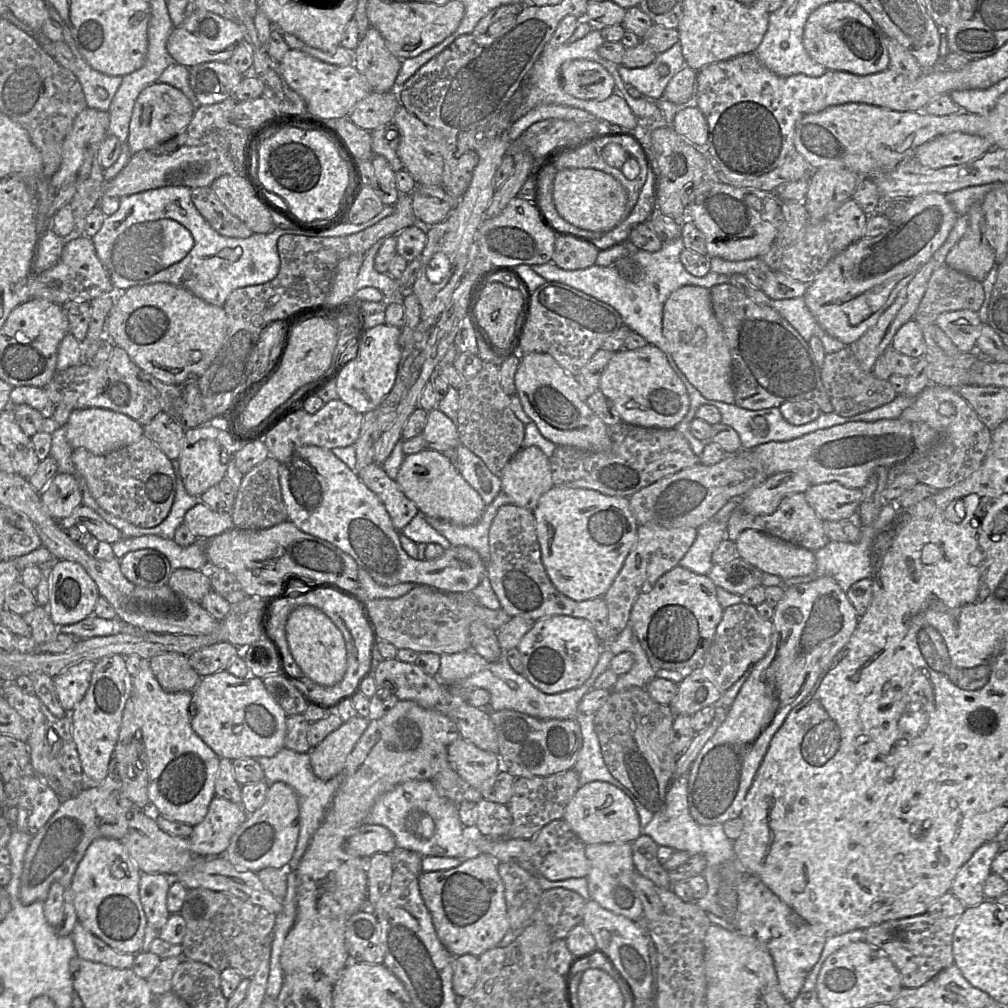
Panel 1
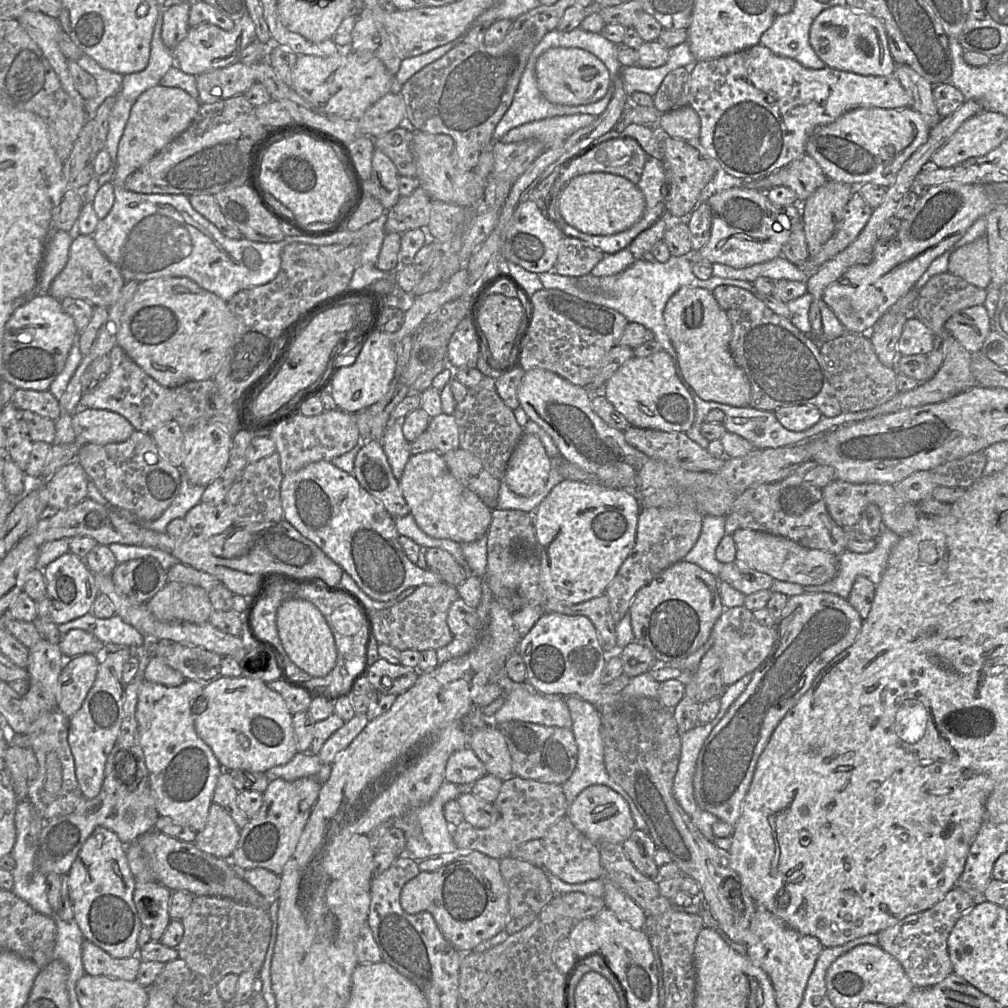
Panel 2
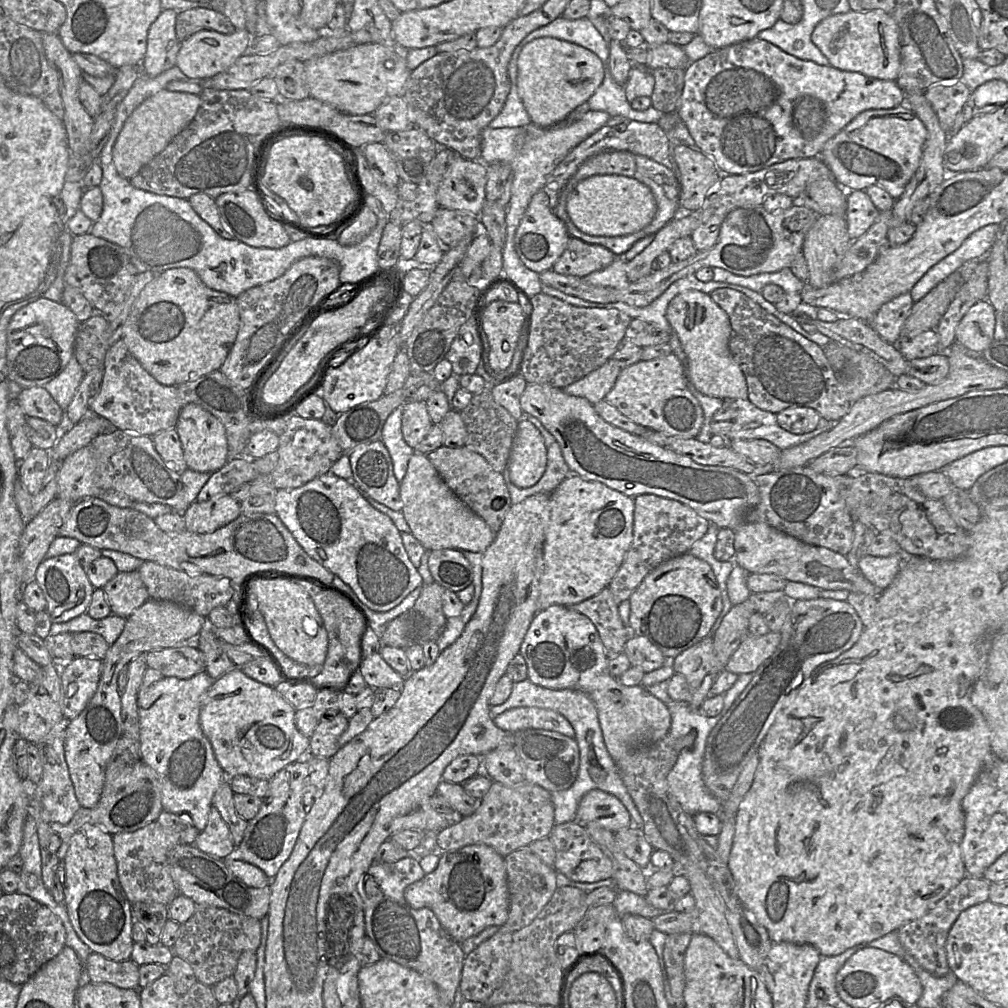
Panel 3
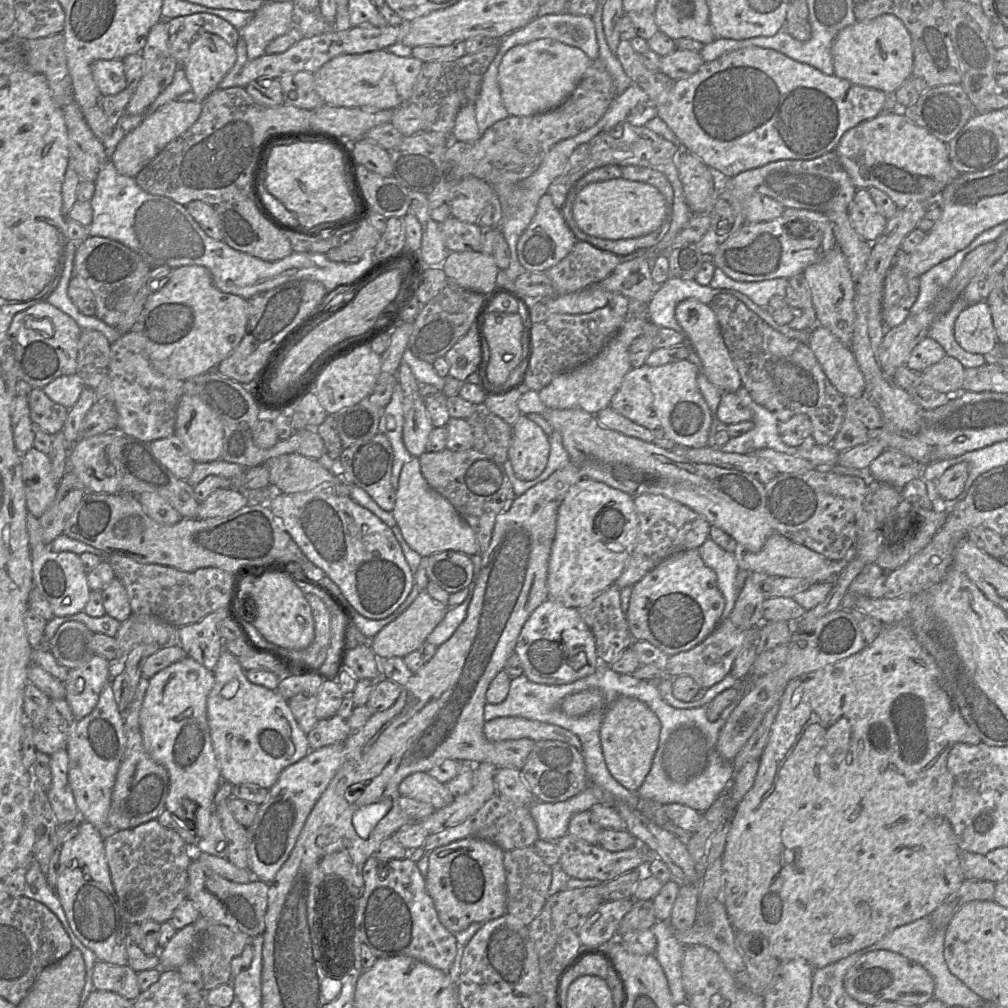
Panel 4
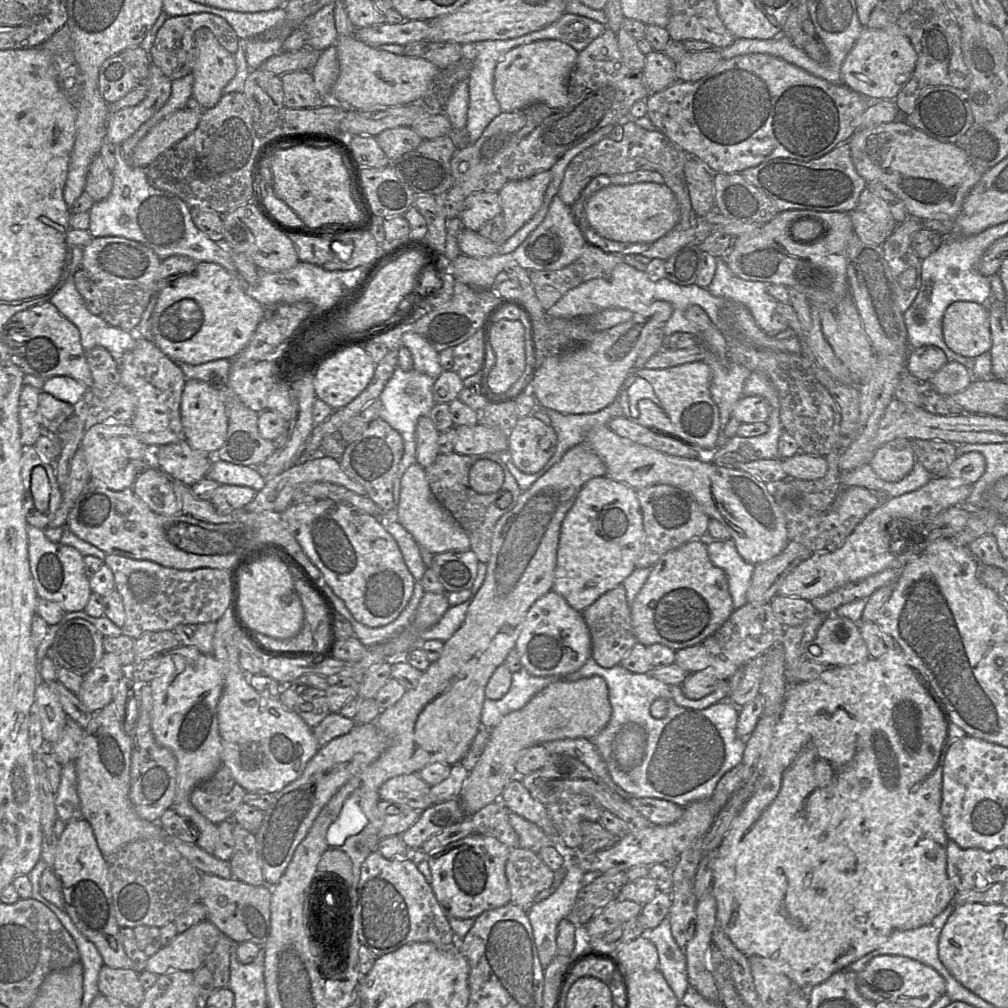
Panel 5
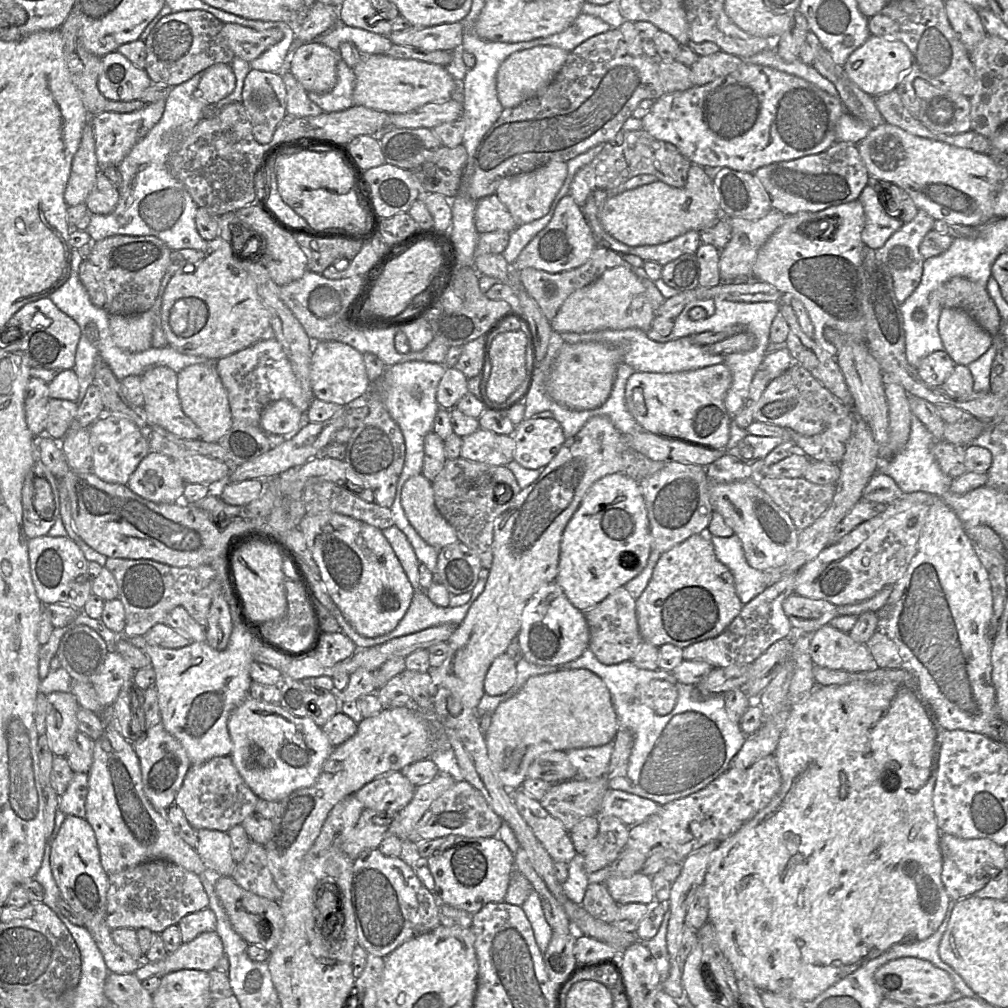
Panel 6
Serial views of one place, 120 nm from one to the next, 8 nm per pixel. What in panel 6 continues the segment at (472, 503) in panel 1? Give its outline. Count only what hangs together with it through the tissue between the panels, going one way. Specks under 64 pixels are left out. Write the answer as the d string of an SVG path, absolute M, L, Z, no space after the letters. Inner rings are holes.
M423 474L404 483L401 504L410 524L428 544L441 549L459 541L454 528L437 509L432 482Z

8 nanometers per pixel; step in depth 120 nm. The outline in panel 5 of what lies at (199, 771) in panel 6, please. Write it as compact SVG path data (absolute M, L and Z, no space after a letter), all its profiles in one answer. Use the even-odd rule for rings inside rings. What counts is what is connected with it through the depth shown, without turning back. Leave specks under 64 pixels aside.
M221 765L212 777L193 789L190 802L201 815L217 825L233 820L246 793L235 781L230 770Z

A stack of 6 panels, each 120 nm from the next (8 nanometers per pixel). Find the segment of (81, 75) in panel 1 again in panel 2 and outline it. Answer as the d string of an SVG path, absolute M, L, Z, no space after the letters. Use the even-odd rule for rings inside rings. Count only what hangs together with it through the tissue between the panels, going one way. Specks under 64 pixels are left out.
M83 54L77 63L96 80L97 94L93 98L85 100L85 110L88 117L91 118L108 97L118 94L122 86L123 75L101 67L86 54Z

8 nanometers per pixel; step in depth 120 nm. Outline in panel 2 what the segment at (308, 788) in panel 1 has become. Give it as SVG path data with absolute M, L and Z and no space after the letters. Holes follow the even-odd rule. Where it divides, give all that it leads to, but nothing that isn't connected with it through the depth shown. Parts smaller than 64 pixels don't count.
M297 752L286 764L272 767L264 773L269 781L276 778L294 781L303 777L312 777L322 785L330 776L331 764L323 764L318 755Z

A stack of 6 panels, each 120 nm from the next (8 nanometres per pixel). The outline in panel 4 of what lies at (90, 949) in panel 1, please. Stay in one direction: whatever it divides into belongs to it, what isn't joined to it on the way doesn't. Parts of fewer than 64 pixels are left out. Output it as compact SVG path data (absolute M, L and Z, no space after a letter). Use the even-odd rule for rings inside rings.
M97 961L92 975L95 990L110 991L135 1001L142 992L138 983L138 973L129 965L112 965Z

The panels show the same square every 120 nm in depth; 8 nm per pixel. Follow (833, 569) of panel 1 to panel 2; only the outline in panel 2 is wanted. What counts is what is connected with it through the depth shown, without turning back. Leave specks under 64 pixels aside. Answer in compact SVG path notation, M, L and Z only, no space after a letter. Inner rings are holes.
M882 528L875 538L876 546L867 553L856 553L847 549L837 555L836 575L824 584L804 586L805 591L828 592L847 599L855 578L859 575L866 576L877 585L886 569L890 551L900 537L891 530Z

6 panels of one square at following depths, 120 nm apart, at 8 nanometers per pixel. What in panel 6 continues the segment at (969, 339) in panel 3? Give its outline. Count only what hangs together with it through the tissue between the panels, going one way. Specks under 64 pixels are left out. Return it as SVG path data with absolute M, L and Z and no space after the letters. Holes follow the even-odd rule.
M959 308L942 309L938 330L945 351L956 365L968 366L993 344L993 337Z

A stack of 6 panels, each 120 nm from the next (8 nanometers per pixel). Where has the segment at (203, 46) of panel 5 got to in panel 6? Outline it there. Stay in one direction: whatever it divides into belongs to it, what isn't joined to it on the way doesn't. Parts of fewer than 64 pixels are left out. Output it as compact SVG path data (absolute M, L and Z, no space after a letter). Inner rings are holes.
M217 63L202 72L198 85L199 98L207 104L216 104L232 93L236 77L230 64Z

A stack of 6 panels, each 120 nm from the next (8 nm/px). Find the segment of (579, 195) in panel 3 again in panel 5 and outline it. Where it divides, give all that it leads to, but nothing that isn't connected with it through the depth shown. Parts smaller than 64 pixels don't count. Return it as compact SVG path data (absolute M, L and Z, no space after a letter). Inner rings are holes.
M641 182L608 185L594 193L585 205L586 219L599 235L613 241L651 244L667 234L679 220L679 206L666 184Z

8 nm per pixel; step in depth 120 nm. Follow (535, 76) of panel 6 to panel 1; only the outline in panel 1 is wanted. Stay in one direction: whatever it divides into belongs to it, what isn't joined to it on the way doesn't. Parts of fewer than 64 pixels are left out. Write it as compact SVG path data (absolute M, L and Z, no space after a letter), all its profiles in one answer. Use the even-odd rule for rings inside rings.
M566 61L561 66L560 74L564 91L579 99L605 100L615 92L613 76L594 61Z

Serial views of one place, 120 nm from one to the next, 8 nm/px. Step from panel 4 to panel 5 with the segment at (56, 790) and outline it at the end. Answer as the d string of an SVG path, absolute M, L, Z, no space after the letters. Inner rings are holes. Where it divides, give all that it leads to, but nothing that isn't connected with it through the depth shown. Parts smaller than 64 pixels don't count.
M74 762L62 765L59 787L55 793L55 806L58 818L64 822L82 818Z

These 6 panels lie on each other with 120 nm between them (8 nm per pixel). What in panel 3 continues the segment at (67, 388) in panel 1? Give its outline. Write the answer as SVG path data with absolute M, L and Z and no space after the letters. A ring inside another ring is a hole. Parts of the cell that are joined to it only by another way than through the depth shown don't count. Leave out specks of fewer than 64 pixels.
M122 339L108 349L102 385L90 404L89 414L107 419L115 429L153 437L162 430L176 428L181 409L177 387L156 381L130 353Z

